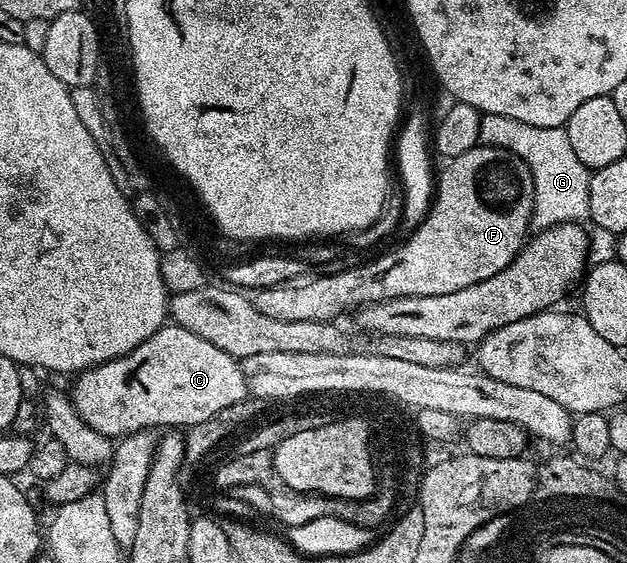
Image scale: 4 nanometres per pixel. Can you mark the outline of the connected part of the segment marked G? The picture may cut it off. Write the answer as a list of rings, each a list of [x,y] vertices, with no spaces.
[[[487,114],[481,120],[480,141],[486,146],[498,146],[510,150],[519,156],[531,168],[533,177],[533,220],[537,230],[546,230],[548,226],[558,226],[564,222],[584,223],[589,218],[589,176],[587,169],[571,149],[571,139],[564,126],[555,128],[535,128],[535,124],[523,124],[523,120],[511,120],[511,116]]]

